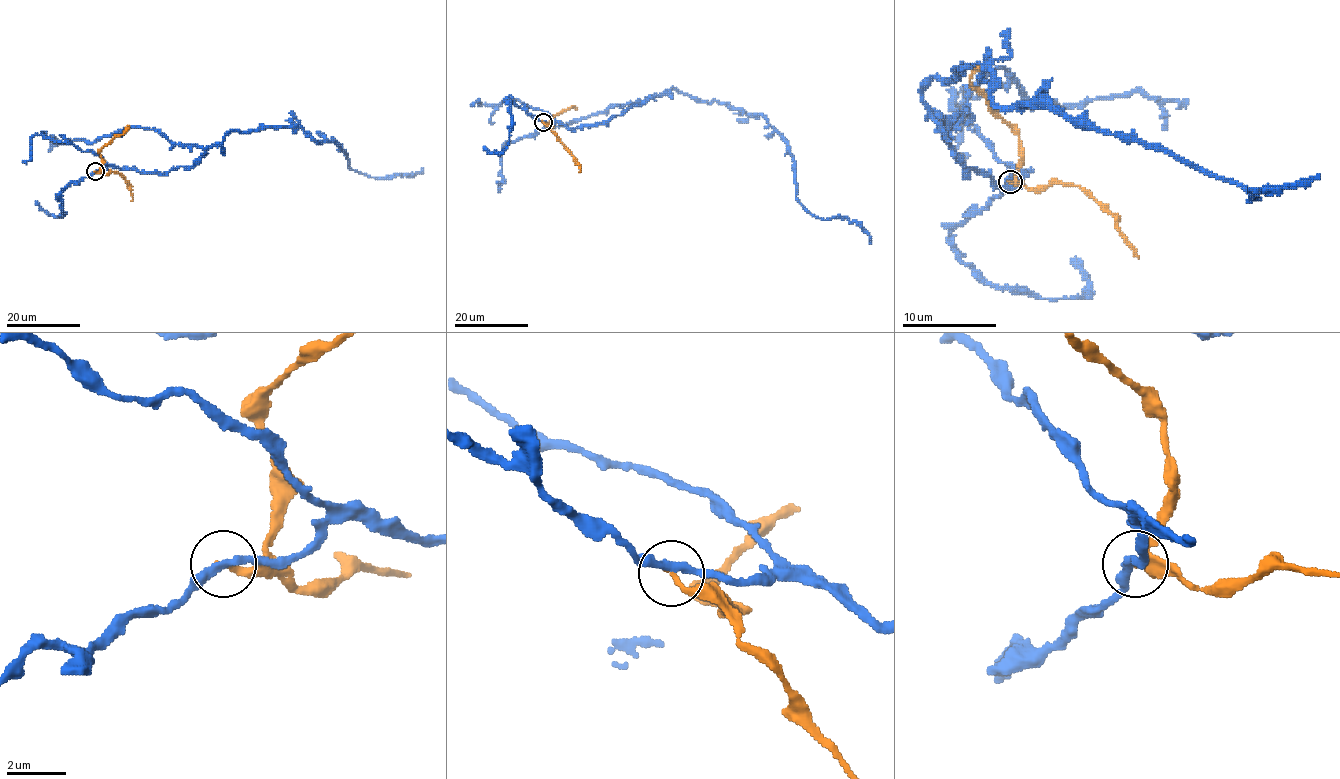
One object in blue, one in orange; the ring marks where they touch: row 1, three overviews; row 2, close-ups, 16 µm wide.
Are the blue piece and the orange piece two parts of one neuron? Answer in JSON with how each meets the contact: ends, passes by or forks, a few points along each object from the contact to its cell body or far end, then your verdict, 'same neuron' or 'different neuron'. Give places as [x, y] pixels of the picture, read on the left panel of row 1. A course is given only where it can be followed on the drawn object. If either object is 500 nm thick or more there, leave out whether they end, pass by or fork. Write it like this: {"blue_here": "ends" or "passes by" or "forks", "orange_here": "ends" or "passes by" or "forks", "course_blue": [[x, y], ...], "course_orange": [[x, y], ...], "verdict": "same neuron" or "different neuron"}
{"blue_here": "passes by", "orange_here": "ends", "course_blue": [[94, 171], [168, 173], [191, 166], [231, 131], [268, 127], [333, 141], [362, 174], [422, 168]], "course_orange": [[94, 171], [118, 173], [129, 186], [132, 201]], "verdict": "different neuron"}

